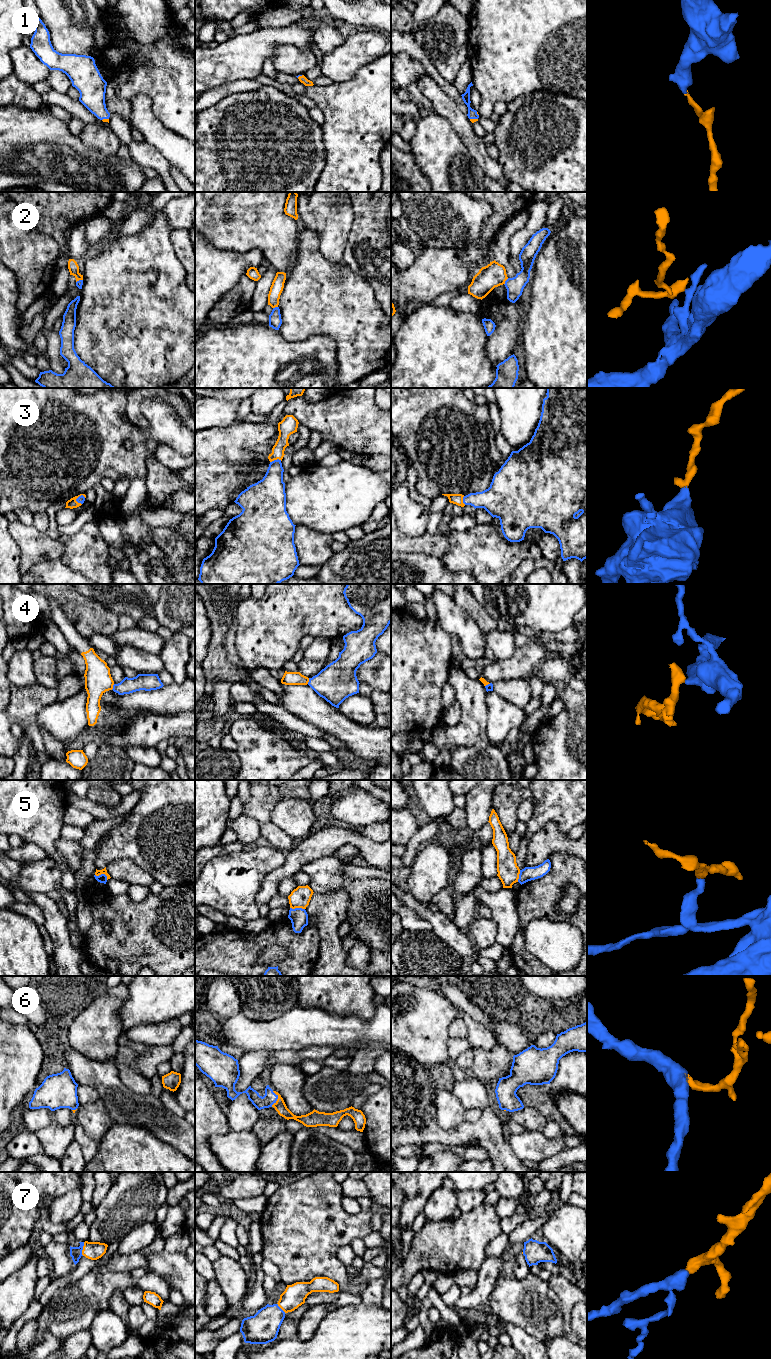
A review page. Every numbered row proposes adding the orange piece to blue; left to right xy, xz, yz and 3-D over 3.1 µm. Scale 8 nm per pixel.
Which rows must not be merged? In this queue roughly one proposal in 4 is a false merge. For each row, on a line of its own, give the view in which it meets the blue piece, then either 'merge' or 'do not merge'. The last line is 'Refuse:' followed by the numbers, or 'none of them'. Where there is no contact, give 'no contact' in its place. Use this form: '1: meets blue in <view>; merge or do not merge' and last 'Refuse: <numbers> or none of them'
1: meets blue in yz; merge
2: meets blue in yz; do not merge
3: meets blue in xz; merge
4: meets blue in xy; do not merge
5: meets blue in xy; do not merge
6: meets blue in xz; merge
7: meets blue in xy; merge
Refuse: 2, 4, 5

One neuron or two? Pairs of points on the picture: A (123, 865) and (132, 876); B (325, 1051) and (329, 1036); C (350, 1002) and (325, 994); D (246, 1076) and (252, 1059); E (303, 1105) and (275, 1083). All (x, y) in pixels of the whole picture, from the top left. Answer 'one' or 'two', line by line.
A: one
B: two
C: one
D: one
E: one

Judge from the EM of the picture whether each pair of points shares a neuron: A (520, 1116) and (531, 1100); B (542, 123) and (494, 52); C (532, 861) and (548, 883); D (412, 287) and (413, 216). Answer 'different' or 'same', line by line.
A: different
B: different
C: different
D: different

